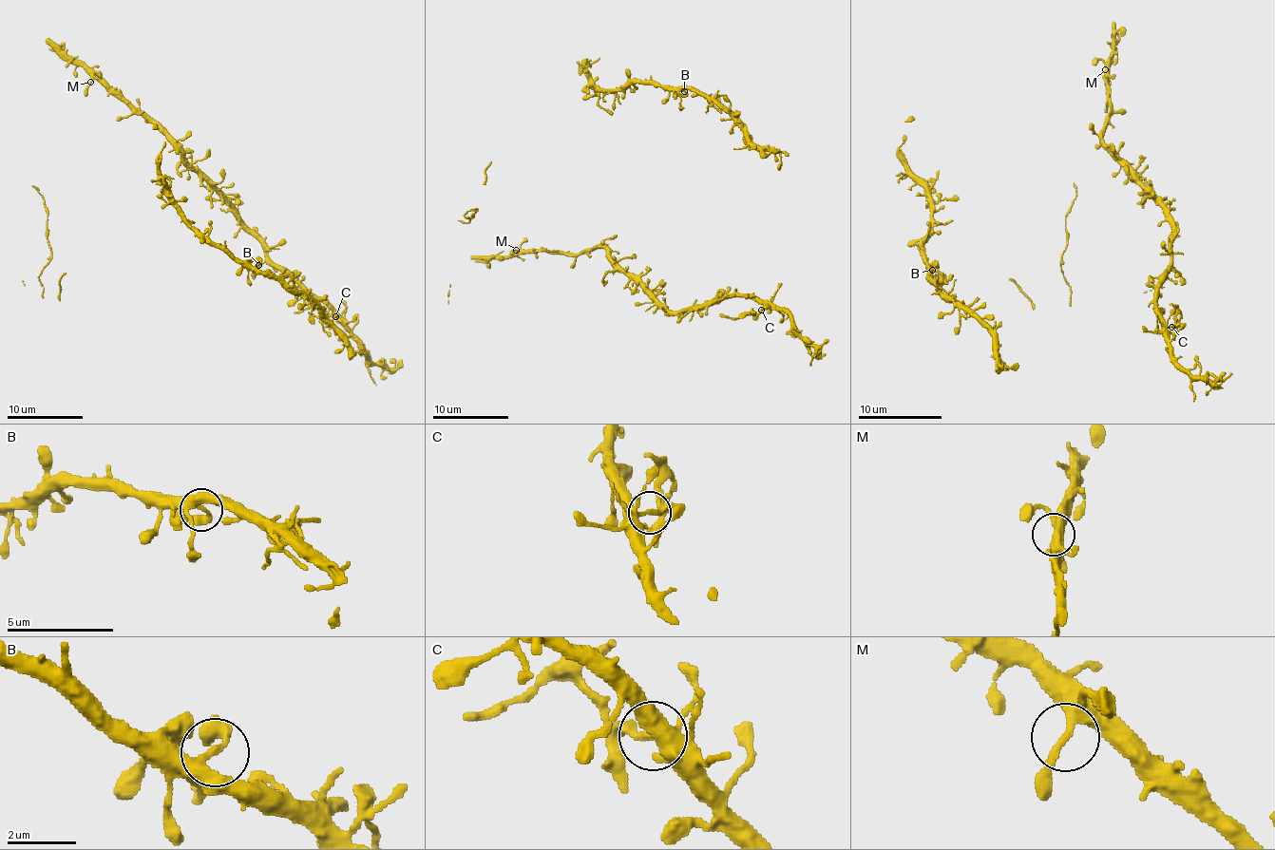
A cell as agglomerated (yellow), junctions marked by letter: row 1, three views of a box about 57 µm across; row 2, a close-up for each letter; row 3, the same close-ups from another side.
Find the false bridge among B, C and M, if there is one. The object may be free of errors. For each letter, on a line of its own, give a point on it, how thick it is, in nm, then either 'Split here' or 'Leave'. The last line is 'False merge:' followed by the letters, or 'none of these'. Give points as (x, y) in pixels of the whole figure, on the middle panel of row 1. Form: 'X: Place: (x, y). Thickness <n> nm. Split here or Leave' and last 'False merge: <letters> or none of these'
B: Place: (684, 91). Thickness 240 nm. Leave
C: Place: (761, 310). Thickness 190 nm. Split here
M: Place: (516, 250). Thickness 240 nm. Leave
False merge: C

